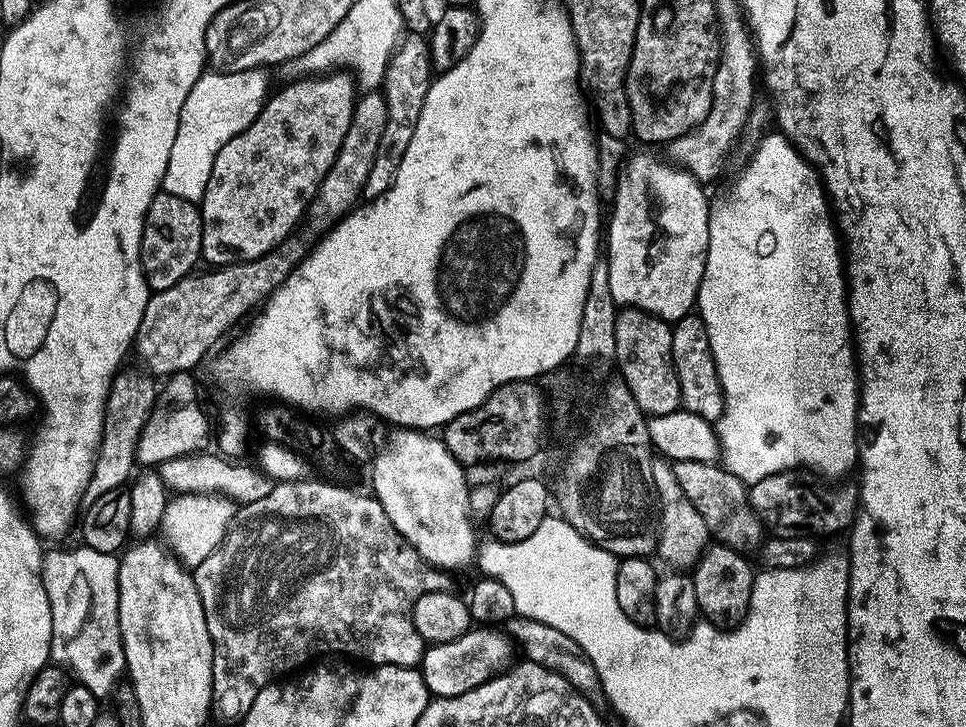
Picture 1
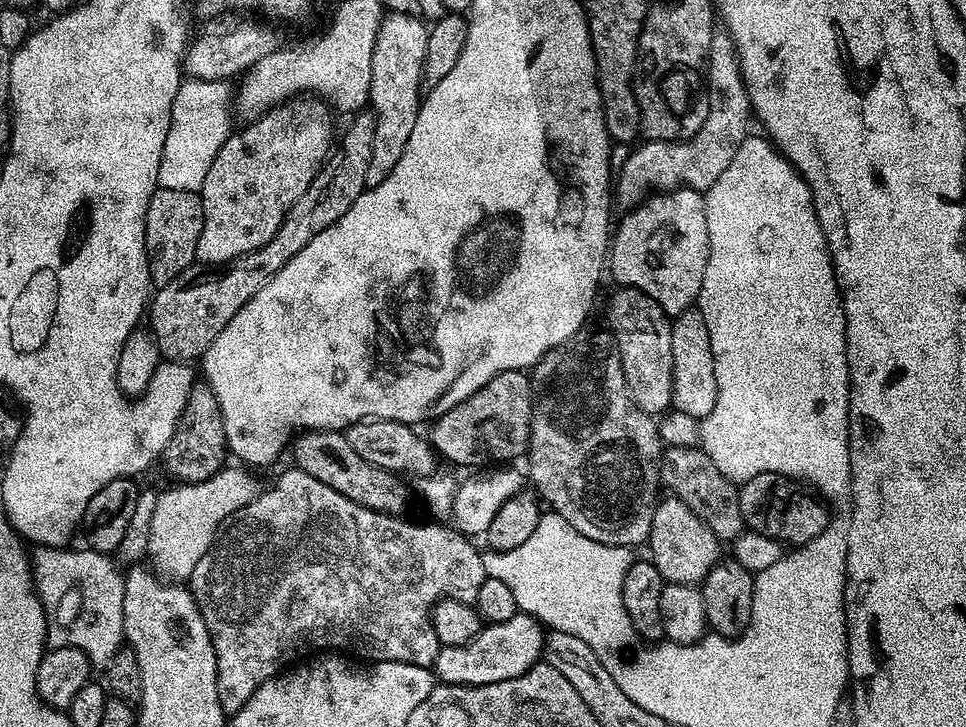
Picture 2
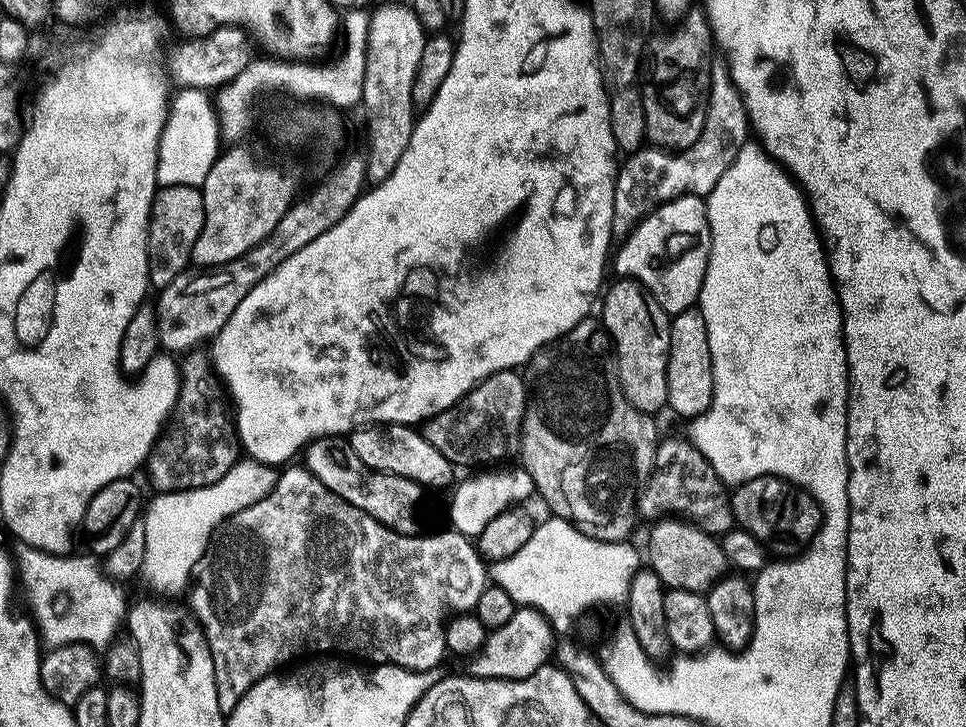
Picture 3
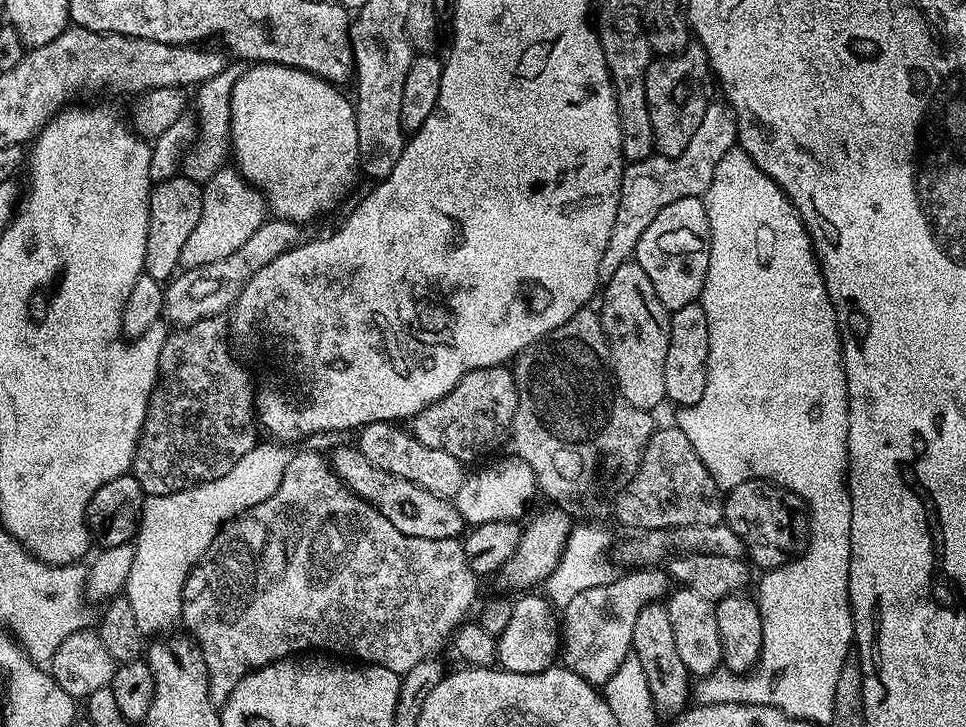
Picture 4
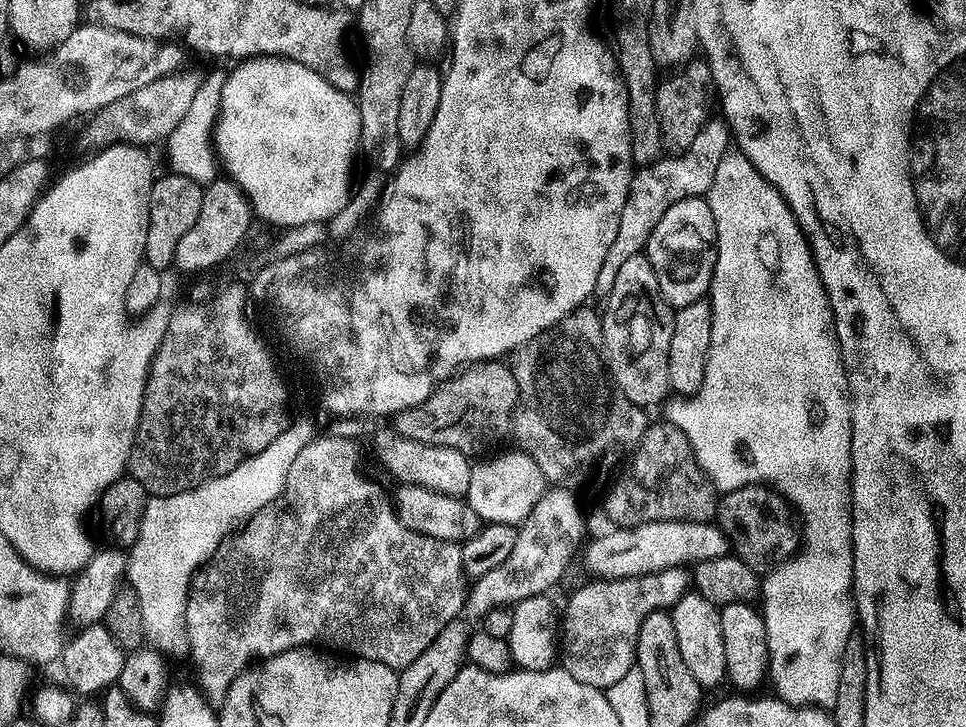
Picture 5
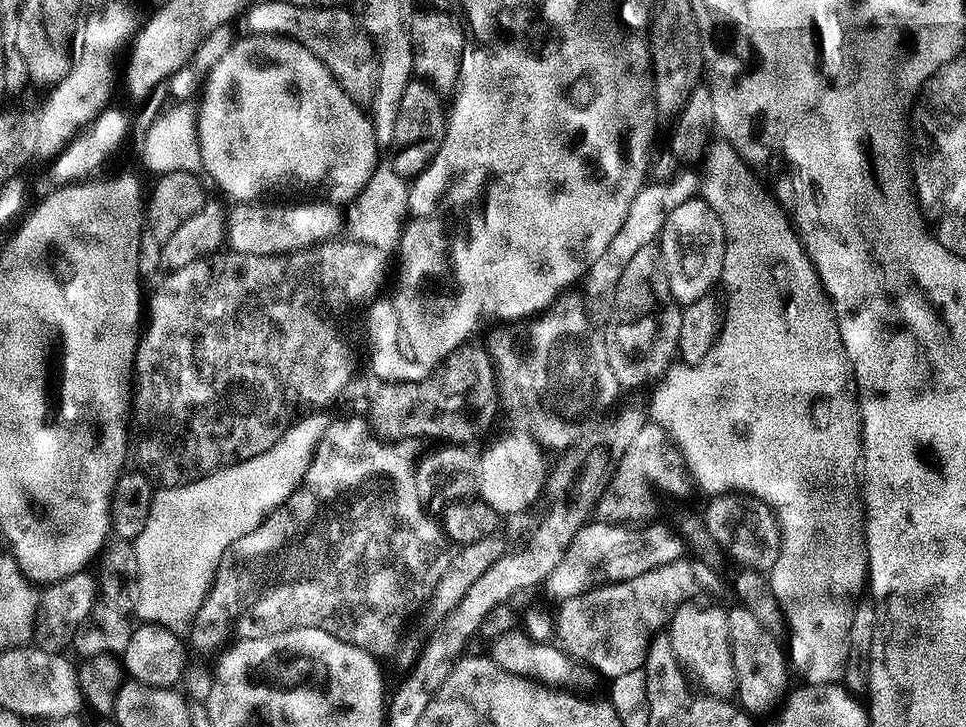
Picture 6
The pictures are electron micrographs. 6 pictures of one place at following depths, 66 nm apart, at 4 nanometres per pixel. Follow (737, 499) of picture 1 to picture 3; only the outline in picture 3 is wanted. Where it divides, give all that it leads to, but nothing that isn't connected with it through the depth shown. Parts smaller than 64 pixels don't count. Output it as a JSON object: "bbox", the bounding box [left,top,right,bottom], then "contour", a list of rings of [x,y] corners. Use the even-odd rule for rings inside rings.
{"bbox":[635,439,734,534],"contour":[[[691,439],[664,440],[656,446],[656,465],[652,468],[644,487],[635,497],[637,513],[648,522],[665,518],[683,518],[701,528],[703,532],[723,534],[734,526],[732,498],[729,485],[718,478],[714,466]]]}

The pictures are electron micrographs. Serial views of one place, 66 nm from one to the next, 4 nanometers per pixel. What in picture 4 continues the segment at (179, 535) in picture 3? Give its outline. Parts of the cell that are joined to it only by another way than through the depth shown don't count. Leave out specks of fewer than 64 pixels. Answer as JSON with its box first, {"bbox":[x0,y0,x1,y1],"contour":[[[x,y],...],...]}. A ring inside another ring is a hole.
{"bbox":[126,443,290,634],"contour":[[[261,443],[252,448],[250,454],[246,454],[238,466],[230,470],[230,474],[222,474],[210,482],[169,496],[145,499],[140,531],[134,537],[136,557],[134,566],[130,566],[126,589],[142,633],[164,634],[175,620],[177,623],[181,619],[180,607],[184,604],[184,590],[192,566],[200,563],[217,532],[229,520],[242,515],[247,508],[258,506],[258,502],[266,502],[266,498],[278,490],[290,452],[279,443],[271,443]]]}

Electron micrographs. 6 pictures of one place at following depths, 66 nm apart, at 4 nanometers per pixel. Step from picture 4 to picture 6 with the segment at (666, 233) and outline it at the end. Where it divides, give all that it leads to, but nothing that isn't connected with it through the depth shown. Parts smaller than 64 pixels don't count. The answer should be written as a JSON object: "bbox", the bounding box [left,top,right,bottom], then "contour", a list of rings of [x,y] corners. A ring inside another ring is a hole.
{"bbox":[658,198,724,305],"contour":[[[693,198],[671,209],[660,231],[658,247],[660,264],[664,268],[672,300],[677,305],[698,302],[698,298],[709,295],[712,287],[721,283],[724,275],[724,231],[720,216],[714,214],[709,201]]]}

